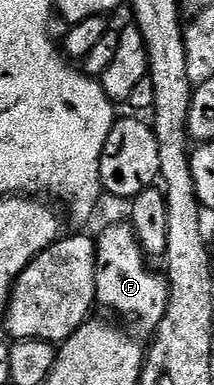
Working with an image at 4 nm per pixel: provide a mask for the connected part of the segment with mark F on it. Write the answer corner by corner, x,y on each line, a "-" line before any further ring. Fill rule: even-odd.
129,224
110,225
96,237
96,291
99,306
122,317
131,317
129,328
139,334
153,335
168,311
170,284
161,272
153,273
151,262
142,254
140,243

